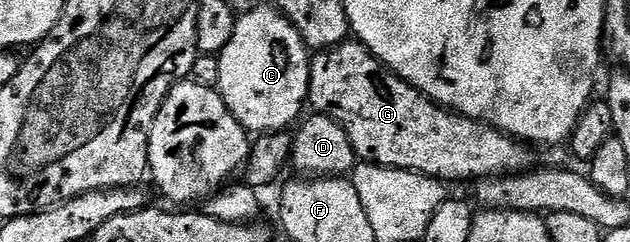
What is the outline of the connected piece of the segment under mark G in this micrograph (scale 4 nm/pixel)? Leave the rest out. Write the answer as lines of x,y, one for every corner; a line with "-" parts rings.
357,40
341,42
339,46
334,46
331,50
318,52
313,55
310,63
310,96
308,102
311,107
314,105
312,107
313,113
335,118
340,123
344,128
344,132
348,132
348,140
352,140
352,148
359,159
365,160
367,163
374,163
377,166
410,170
412,173
436,178
443,184
451,184
450,182
466,182
469,178
481,180
483,178
500,178
508,174
525,174
535,165
533,154
535,151
527,143
519,142
518,139
502,133
501,130
495,130
494,127
486,125
485,122
477,122
471,118
465,118
463,114
455,114
454,111
439,106
437,102
431,102
416,87
409,86
401,76
392,73
382,61
370,53
370,49
367,46
362,45

